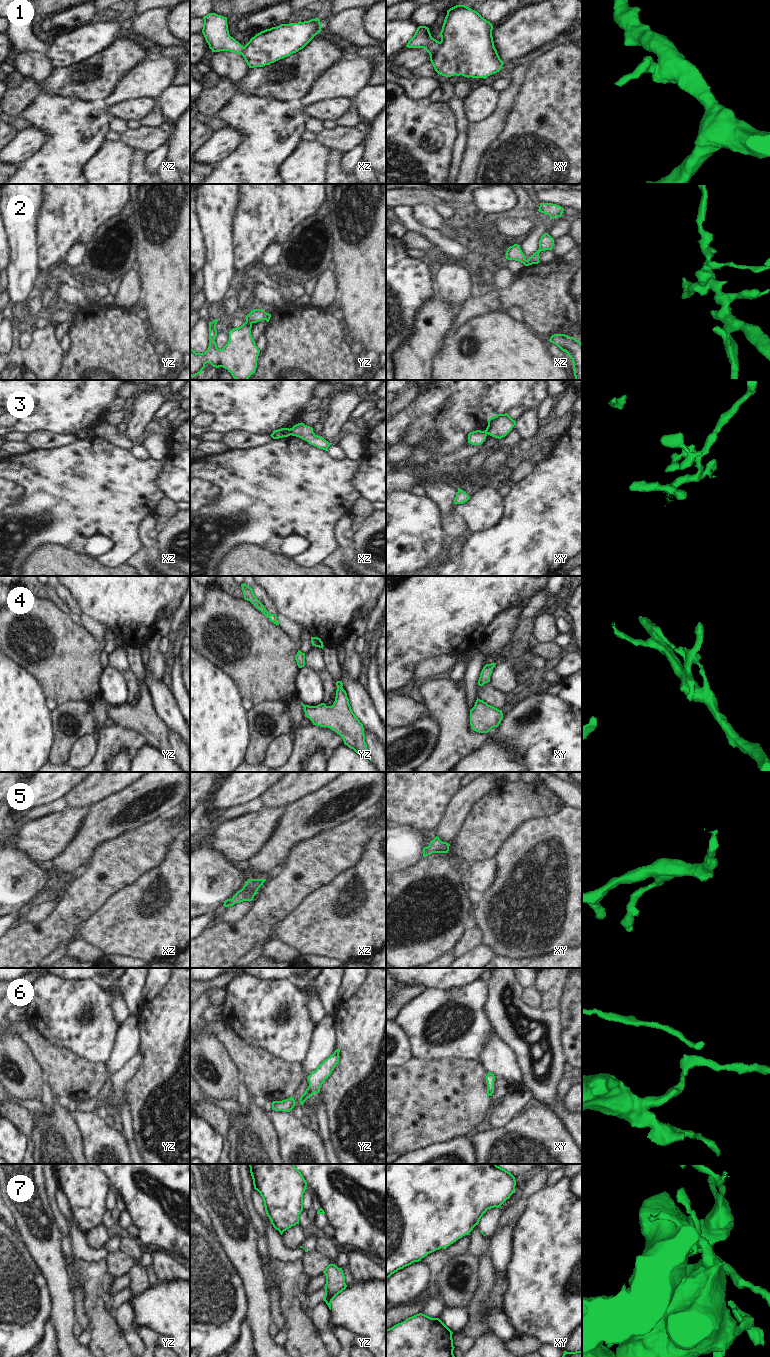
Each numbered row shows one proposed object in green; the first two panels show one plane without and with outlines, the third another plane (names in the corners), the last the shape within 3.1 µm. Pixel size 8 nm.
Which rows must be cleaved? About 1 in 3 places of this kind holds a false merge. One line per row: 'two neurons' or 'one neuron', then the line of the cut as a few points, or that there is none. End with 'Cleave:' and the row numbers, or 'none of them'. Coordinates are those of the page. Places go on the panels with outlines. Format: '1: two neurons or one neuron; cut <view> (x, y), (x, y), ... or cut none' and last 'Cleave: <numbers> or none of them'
1: two neurons; cut xy (440, 42), (436, 53), (430, 60)
2: one neuron; cut none
3: two neurons; cut xz (289, 429), (291, 434)
4: one neuron; cut none
5: one neuron; cut none
6: one neuron; cut none
7: two neurons; cut yz (279, 1230), (283, 1231)
Cleave: 1, 3, 7

